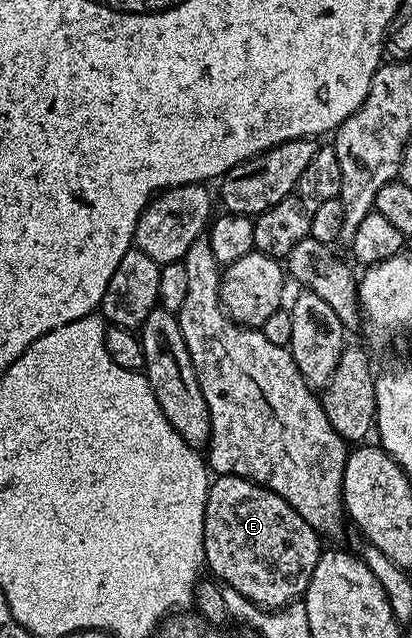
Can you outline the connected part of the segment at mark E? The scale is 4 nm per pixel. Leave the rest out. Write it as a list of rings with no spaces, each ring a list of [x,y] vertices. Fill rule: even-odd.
[[[219,475],[210,484],[205,505],[205,560],[215,579],[265,609],[280,609],[305,595],[322,551],[321,535],[286,500],[246,478]]]

